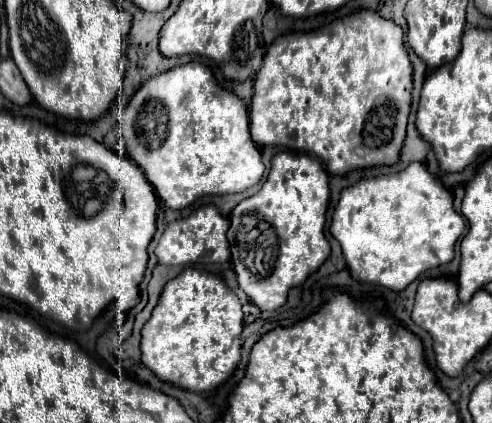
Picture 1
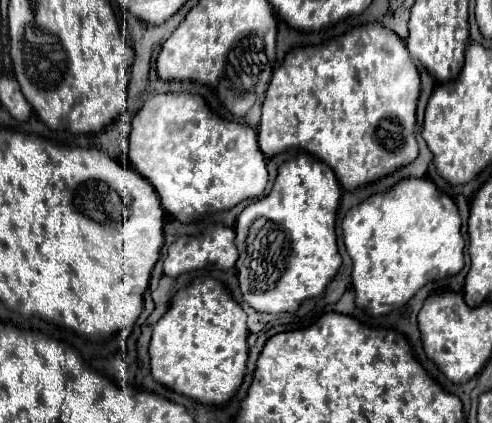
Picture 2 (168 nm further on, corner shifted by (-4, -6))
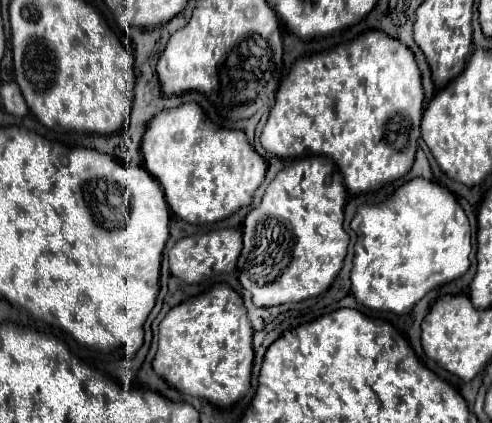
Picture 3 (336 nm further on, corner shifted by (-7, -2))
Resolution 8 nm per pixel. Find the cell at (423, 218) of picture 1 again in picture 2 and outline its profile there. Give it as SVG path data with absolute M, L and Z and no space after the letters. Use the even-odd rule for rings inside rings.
M402 178L390 190L374 194L358 206L350 208L342 222L342 234L346 250L354 264L352 288L356 290L356 304L372 316L380 316L392 308L404 306L426 282L454 276L464 266L460 212L454 200L448 194L440 192L438 186L428 178Z

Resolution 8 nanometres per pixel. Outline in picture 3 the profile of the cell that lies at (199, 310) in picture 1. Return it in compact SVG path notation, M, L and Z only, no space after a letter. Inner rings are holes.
M227 284L173 306L159 324L159 348L153 370L183 394L231 406L249 390L253 368L253 328L243 298Z

